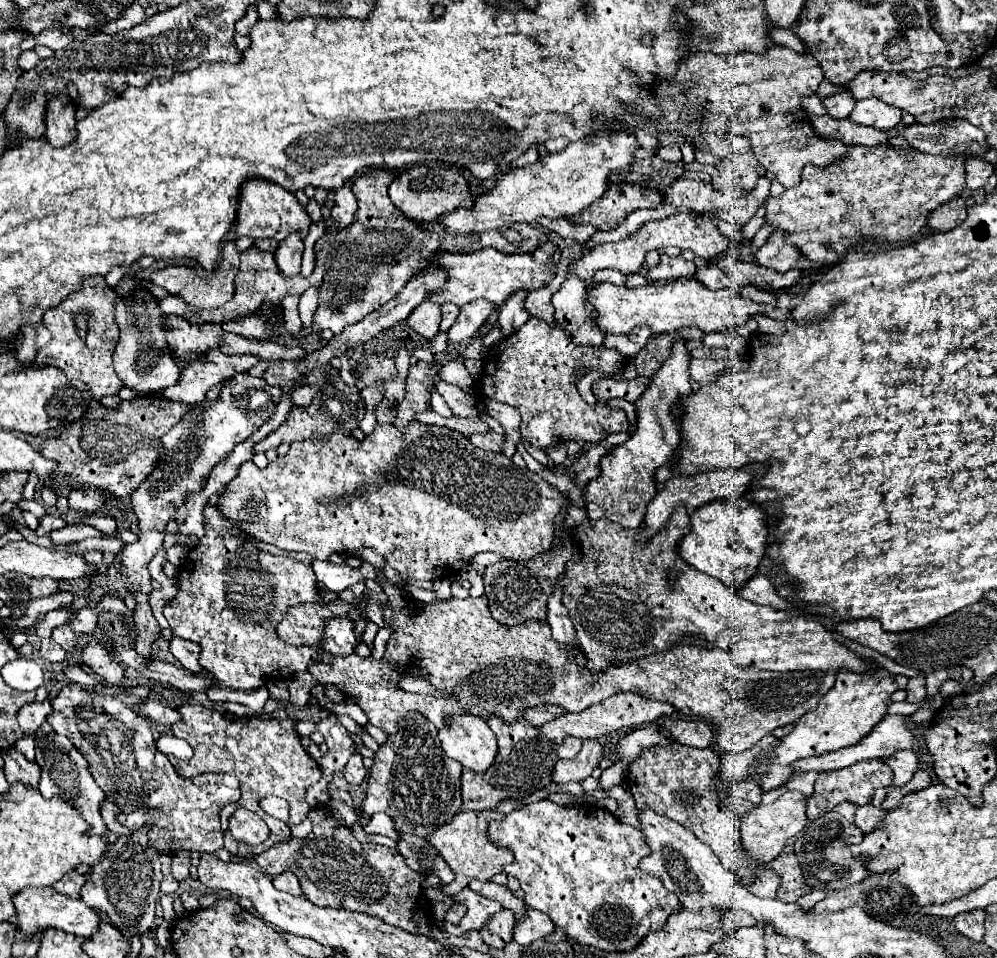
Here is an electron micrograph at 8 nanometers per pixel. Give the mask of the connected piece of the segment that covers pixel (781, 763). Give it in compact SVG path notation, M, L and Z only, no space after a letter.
M876 665L874 673L852 673L852 671L838 671L836 685L822 697L816 709L808 711L792 733L788 733L782 743L776 747L776 757L770 757L764 765L756 769L760 777L760 787L762 791L770 791L780 787L790 773L790 763L804 759L804 757L816 757L824 755L842 747L856 745L862 737L866 737L874 725L886 715L888 705L892 703L890 695L898 689L896 681L892 679L892 673Z

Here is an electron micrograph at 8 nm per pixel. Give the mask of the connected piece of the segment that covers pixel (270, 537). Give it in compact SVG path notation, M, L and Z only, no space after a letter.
M410 421L408 429L396 429L396 425L392 425L392 423L384 423L384 425L378 423L374 433L366 435L366 439L362 443L356 441L354 437L346 437L344 433L332 433L326 439L316 437L316 441L292 443L288 455L278 457L276 461L268 463L266 469L258 469L252 461L248 461L240 467L238 477L230 481L226 493L220 497L218 503L220 503L222 513L234 525L238 525L242 531L246 531L248 535L252 535L252 537L256 537L264 543L272 543L272 545L276 545L284 551L306 551L306 553L314 555L316 559L328 559L332 553L346 553L346 551L358 551L358 549L370 547L370 549L376 549L384 557L384 561L396 569L400 579L404 579L404 581L408 581L408 579L424 581L424 579L438 579L438 577L456 575L460 569L464 569L470 563L470 559L474 555L478 555L482 551L500 553L502 557L514 559L514 561L532 559L538 553L548 551L550 545L552 545L552 539L554 539L554 531L556 531L554 519L562 511L562 507L566 503L566 495L560 493L548 481L544 481L540 475L532 473L530 469L516 467L512 463L512 459L508 459L506 455L474 447L466 435L462 435L454 429L438 427L438 425L422 425L418 421Z

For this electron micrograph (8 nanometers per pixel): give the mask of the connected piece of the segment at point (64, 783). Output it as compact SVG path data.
M42 729L36 731L36 763L40 767L40 793L48 797L48 793L62 793L66 801L70 801L80 815L92 825L88 835L106 835L106 825L100 817L100 805L104 801L104 791L96 785L92 773L88 773L88 761L80 757L80 751L74 749L72 741L68 737L58 735L54 731L44 733Z

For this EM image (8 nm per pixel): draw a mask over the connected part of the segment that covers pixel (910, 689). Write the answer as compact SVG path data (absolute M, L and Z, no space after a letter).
M912 677L912 679L908 681L906 693L908 693L906 701L910 701L910 703L920 703L920 701L926 697L926 681L924 681L924 677Z

